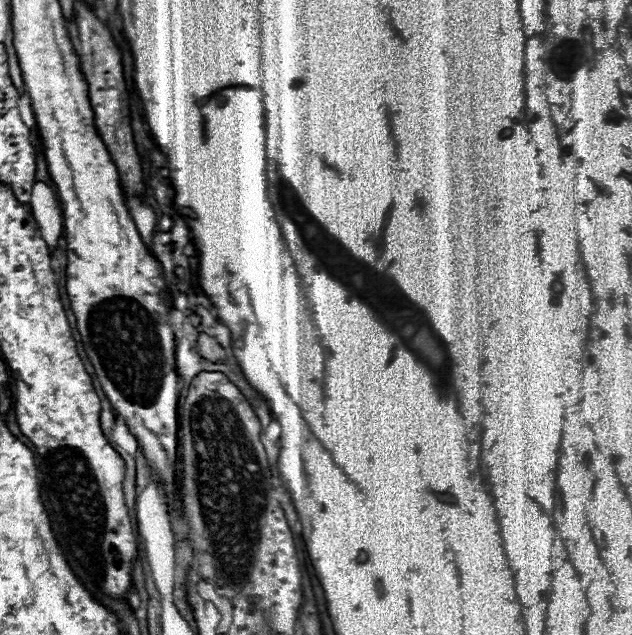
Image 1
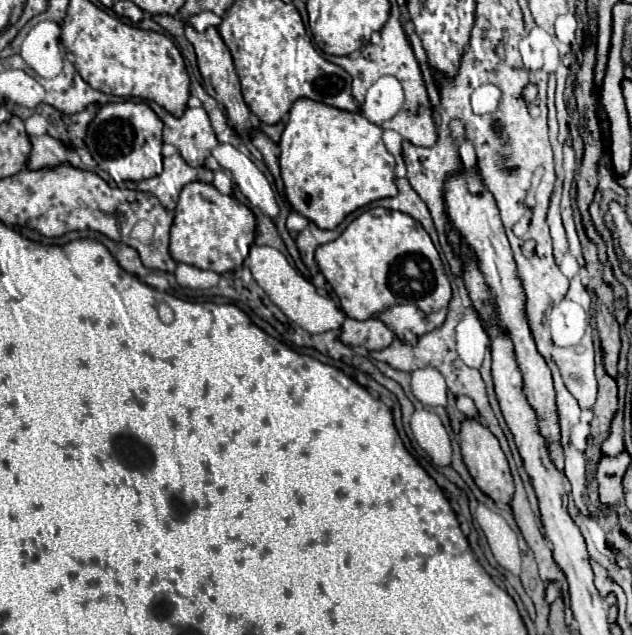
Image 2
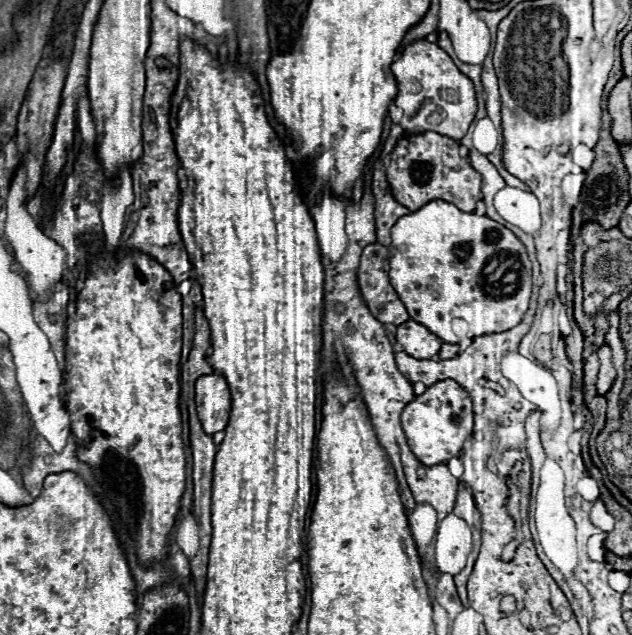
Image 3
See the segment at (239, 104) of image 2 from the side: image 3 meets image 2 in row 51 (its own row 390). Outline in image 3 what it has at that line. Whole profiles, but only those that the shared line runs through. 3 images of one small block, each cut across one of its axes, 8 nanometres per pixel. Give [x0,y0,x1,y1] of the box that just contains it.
[196,374,230,434]

